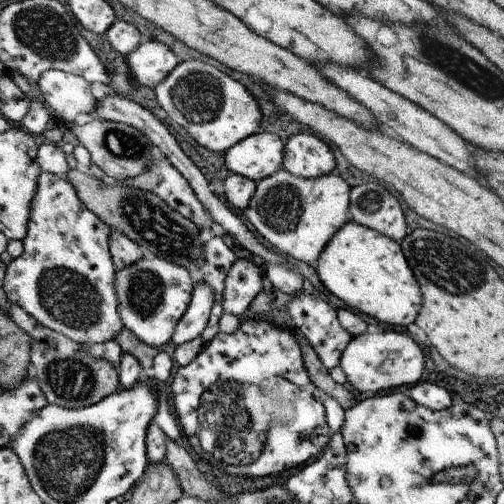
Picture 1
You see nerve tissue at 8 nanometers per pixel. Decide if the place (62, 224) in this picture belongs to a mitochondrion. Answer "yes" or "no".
no

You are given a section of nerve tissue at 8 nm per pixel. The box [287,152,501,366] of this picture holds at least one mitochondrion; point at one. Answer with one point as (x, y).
(456, 273)

